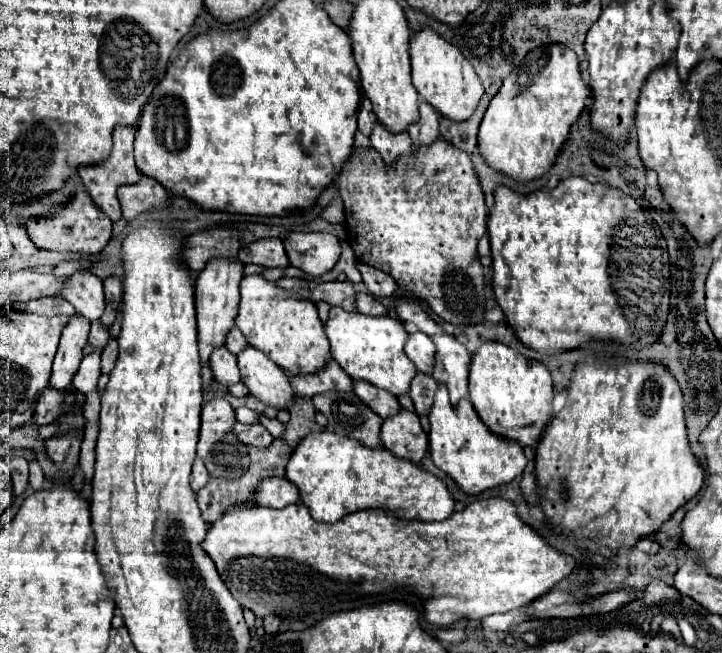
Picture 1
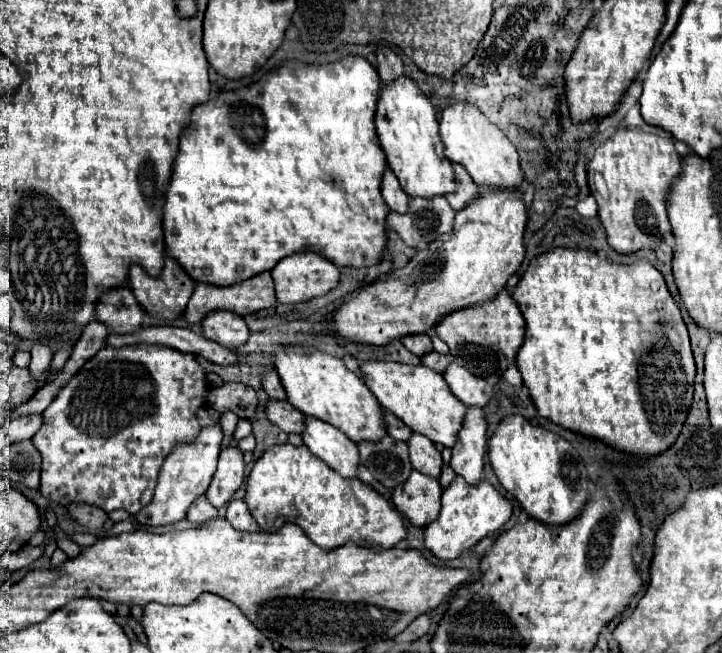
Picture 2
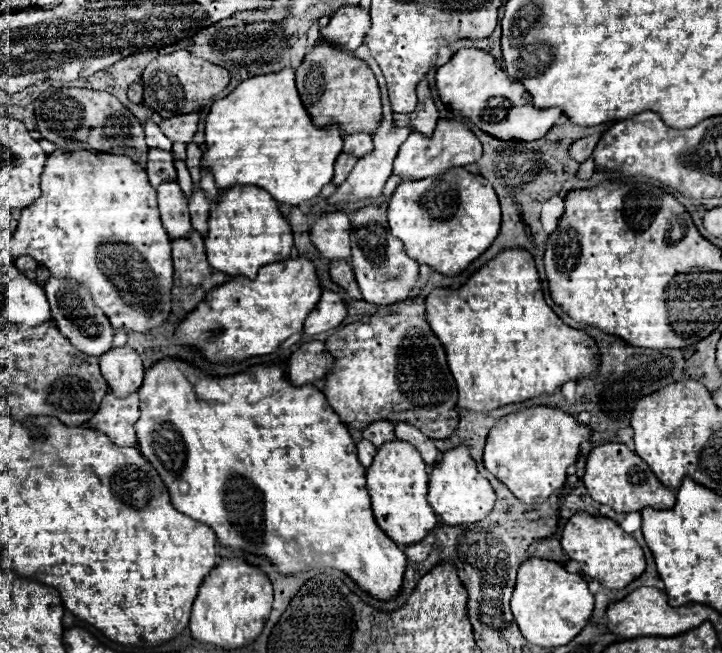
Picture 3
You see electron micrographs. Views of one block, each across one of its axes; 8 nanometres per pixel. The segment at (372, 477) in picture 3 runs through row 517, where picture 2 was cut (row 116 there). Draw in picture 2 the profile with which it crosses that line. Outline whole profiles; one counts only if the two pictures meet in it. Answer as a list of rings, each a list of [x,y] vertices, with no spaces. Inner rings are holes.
[[[400,76],[382,86],[374,124],[388,166],[408,196],[432,198],[436,194],[448,194],[454,190],[454,172],[442,150],[436,110],[430,98],[416,86],[416,82],[412,82],[412,78]]]

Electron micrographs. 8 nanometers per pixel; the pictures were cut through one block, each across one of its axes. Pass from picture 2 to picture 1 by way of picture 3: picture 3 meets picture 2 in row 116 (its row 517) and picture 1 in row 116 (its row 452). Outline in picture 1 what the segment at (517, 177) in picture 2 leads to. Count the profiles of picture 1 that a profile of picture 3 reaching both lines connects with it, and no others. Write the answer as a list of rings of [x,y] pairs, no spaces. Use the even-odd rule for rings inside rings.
[[[420,30],[410,40],[410,58],[412,84],[424,98],[424,102],[428,102],[436,112],[440,112],[444,118],[452,122],[468,120],[484,94],[484,86],[472,70],[472,64],[460,54],[460,50],[456,50],[456,46],[448,44],[436,32]]]

